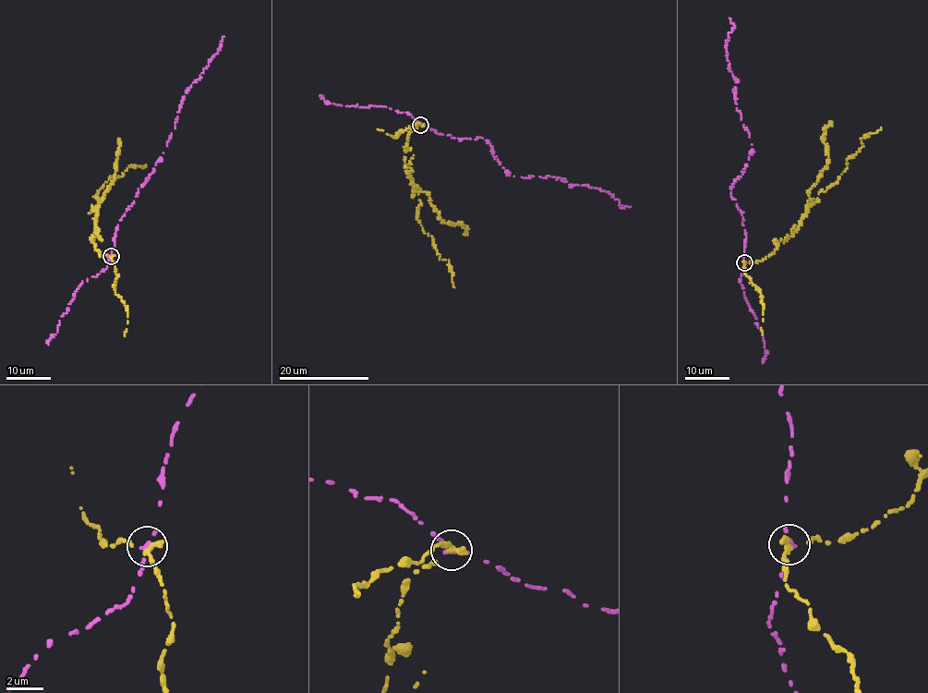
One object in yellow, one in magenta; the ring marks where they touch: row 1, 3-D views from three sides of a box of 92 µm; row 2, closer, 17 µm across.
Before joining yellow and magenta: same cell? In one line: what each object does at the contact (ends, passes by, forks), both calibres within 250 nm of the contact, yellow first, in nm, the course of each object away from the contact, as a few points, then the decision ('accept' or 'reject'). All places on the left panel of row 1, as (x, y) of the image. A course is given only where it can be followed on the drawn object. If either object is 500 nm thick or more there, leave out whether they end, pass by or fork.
yellow passes by; magenta ends; calibres 280 and 280 nm; course yellow (111, 256), (100, 256), (92, 241), (100, 200), (98, 190), (108, 179), (120, 176), (129, 165), (146, 164); course magenta (111, 256), (116, 228), (168, 146), (186, 93), (192, 83), (199, 80), (224, 37); reject

